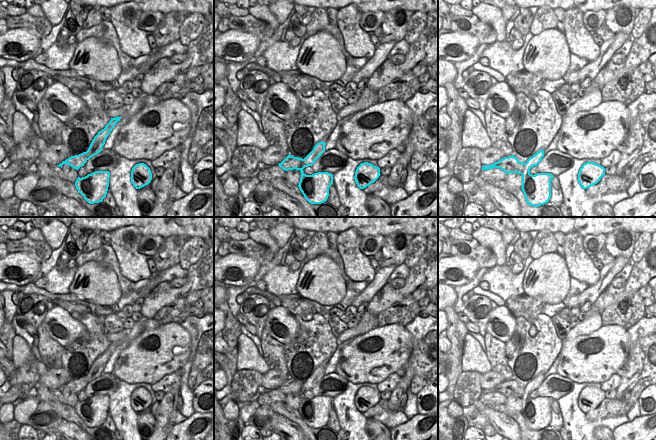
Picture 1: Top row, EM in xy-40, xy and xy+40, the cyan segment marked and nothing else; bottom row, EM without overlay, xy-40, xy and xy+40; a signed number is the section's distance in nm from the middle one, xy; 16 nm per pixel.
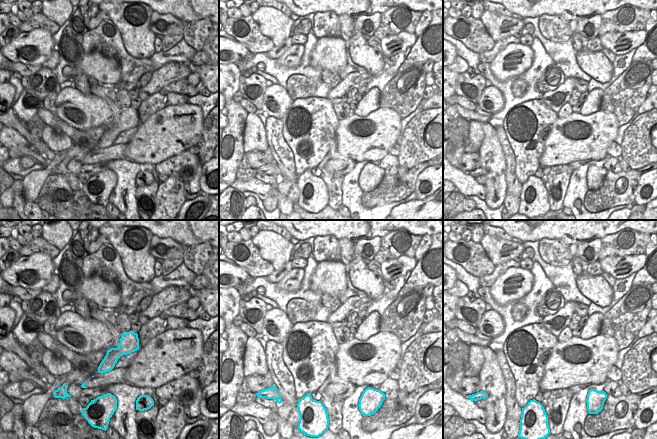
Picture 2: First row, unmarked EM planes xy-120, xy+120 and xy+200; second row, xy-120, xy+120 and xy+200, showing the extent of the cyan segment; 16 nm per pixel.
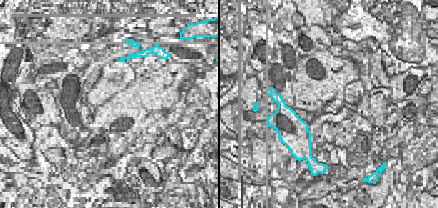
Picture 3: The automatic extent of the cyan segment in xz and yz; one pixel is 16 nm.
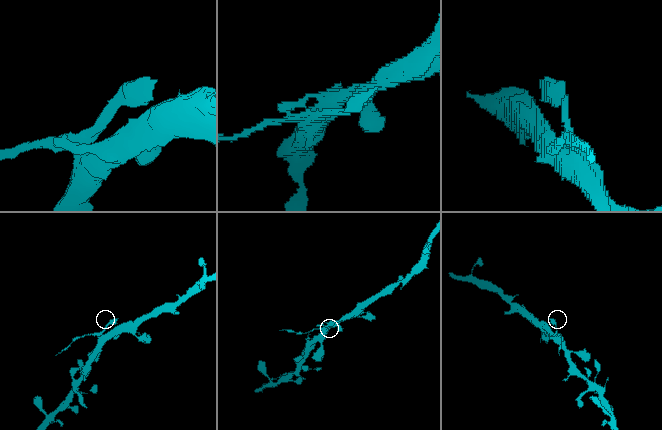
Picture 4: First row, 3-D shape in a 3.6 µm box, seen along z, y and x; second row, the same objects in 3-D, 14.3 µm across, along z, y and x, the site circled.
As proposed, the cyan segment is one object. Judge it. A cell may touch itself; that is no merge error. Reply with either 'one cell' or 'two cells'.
two cells

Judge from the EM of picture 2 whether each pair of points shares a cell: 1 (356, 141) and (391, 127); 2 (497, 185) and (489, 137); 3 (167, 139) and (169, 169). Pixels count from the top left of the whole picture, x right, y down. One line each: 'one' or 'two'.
1: one
2: one
3: two

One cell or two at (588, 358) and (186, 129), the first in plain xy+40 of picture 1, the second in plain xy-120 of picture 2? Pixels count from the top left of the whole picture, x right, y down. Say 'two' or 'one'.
one

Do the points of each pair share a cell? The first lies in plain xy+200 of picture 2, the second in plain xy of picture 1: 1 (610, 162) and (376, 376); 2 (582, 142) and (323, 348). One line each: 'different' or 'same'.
1: different
2: different

